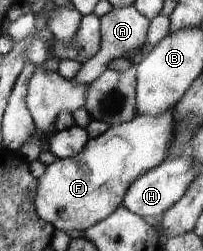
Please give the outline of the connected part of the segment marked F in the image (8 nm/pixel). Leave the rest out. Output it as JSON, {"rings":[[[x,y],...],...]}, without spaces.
{"rings":[[[173,108],[156,116],[138,113],[128,122],[109,126],[99,137],[90,139],[81,153],[70,158],[57,158],[54,163],[47,165],[45,173],[39,179],[35,199],[36,212],[41,219],[52,223],[54,228],[68,234],[85,231],[88,227],[108,218],[123,205],[125,194],[137,178],[160,166],[165,160],[173,158],[170,156],[176,149],[177,127],[178,115]]]}

